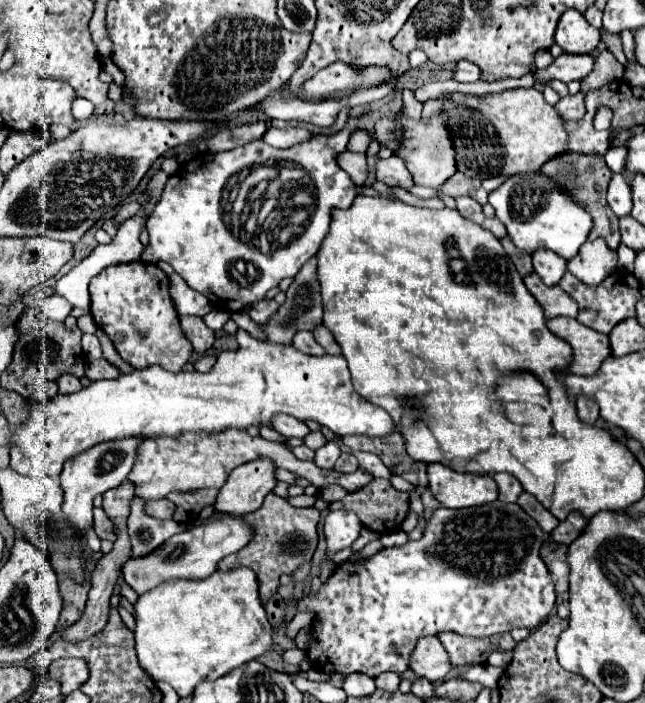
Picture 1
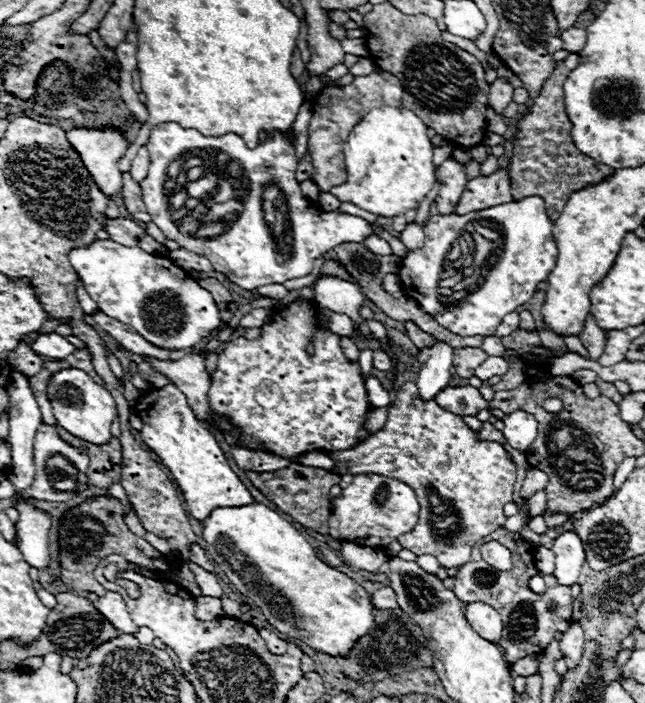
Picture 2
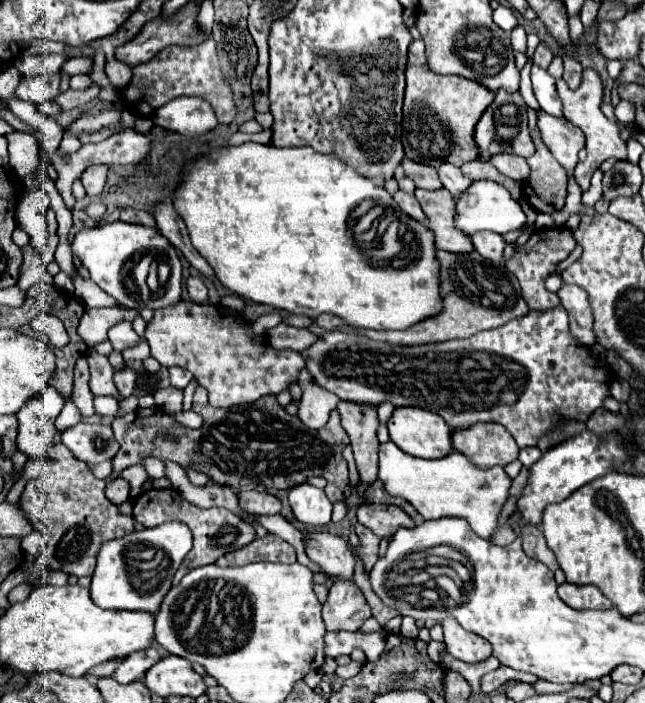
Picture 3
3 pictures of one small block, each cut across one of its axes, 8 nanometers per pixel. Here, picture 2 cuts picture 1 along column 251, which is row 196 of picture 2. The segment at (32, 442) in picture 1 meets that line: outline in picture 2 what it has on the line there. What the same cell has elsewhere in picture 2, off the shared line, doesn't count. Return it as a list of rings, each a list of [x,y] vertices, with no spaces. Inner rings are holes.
[[[404,106],[370,110],[348,134],[344,144],[344,162],[348,180],[330,190],[340,202],[352,202],[358,208],[394,218],[420,206],[436,184],[432,164],[432,142],[426,136],[426,124]]]

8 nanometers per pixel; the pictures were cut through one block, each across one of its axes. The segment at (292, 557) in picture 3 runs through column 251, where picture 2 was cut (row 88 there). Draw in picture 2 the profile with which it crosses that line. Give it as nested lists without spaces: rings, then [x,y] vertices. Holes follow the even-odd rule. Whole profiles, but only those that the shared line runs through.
[[[570,52],[566,60],[558,62],[552,76],[544,82],[540,96],[534,102],[534,108],[526,112],[518,122],[518,138],[514,144],[514,154],[510,162],[510,186],[514,200],[522,200],[526,196],[542,196],[548,204],[548,216],[556,220],[568,202],[570,192],[580,190],[588,184],[602,182],[606,176],[612,174],[612,168],[600,164],[588,156],[584,156],[572,142],[570,130],[572,124],[566,114],[564,106],[564,80],[578,66],[578,54]],[[530,188],[530,190],[524,190]]]

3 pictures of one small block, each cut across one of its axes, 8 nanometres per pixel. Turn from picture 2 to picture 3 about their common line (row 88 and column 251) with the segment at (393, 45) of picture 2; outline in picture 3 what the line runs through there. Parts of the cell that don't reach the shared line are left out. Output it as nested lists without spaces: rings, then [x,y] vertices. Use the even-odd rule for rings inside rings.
[[[198,386],[198,392],[194,394],[194,412],[198,412],[204,418],[204,426],[198,430],[180,426],[172,416],[164,414],[162,410],[152,412],[152,410],[138,408],[122,418],[114,418],[112,428],[116,434],[116,440],[120,440],[120,452],[118,452],[116,460],[112,460],[110,480],[120,478],[120,472],[124,468],[142,464],[144,458],[154,456],[158,460],[172,460],[172,462],[180,464],[184,470],[196,466],[198,472],[206,472],[214,482],[232,486],[236,490],[256,488],[258,484],[262,484],[266,488],[286,490],[290,486],[302,484],[310,476],[322,476],[328,482],[324,492],[332,502],[344,502],[348,498],[348,462],[342,456],[342,450],[348,446],[348,434],[344,432],[344,428],[340,428],[340,416],[336,410],[330,414],[328,424],[316,432],[316,430],[306,428],[296,416],[286,414],[286,410],[276,402],[274,396],[264,396],[260,400],[256,400],[254,404],[244,404],[244,406],[236,406],[232,410],[222,412],[222,408],[212,408],[208,404],[206,390],[202,386]],[[162,430],[172,432],[176,436],[176,444],[172,444],[172,440],[156,440],[156,432],[162,432]]]

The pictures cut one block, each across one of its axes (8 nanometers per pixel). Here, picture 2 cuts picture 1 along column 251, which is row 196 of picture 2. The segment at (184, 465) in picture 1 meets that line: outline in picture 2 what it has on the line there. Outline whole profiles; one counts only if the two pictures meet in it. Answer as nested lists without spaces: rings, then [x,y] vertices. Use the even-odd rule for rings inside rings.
[[[446,160],[442,166],[436,170],[438,180],[440,180],[440,192],[434,200],[436,208],[440,214],[452,214],[464,188],[466,188],[466,166],[456,162],[456,160]]]

